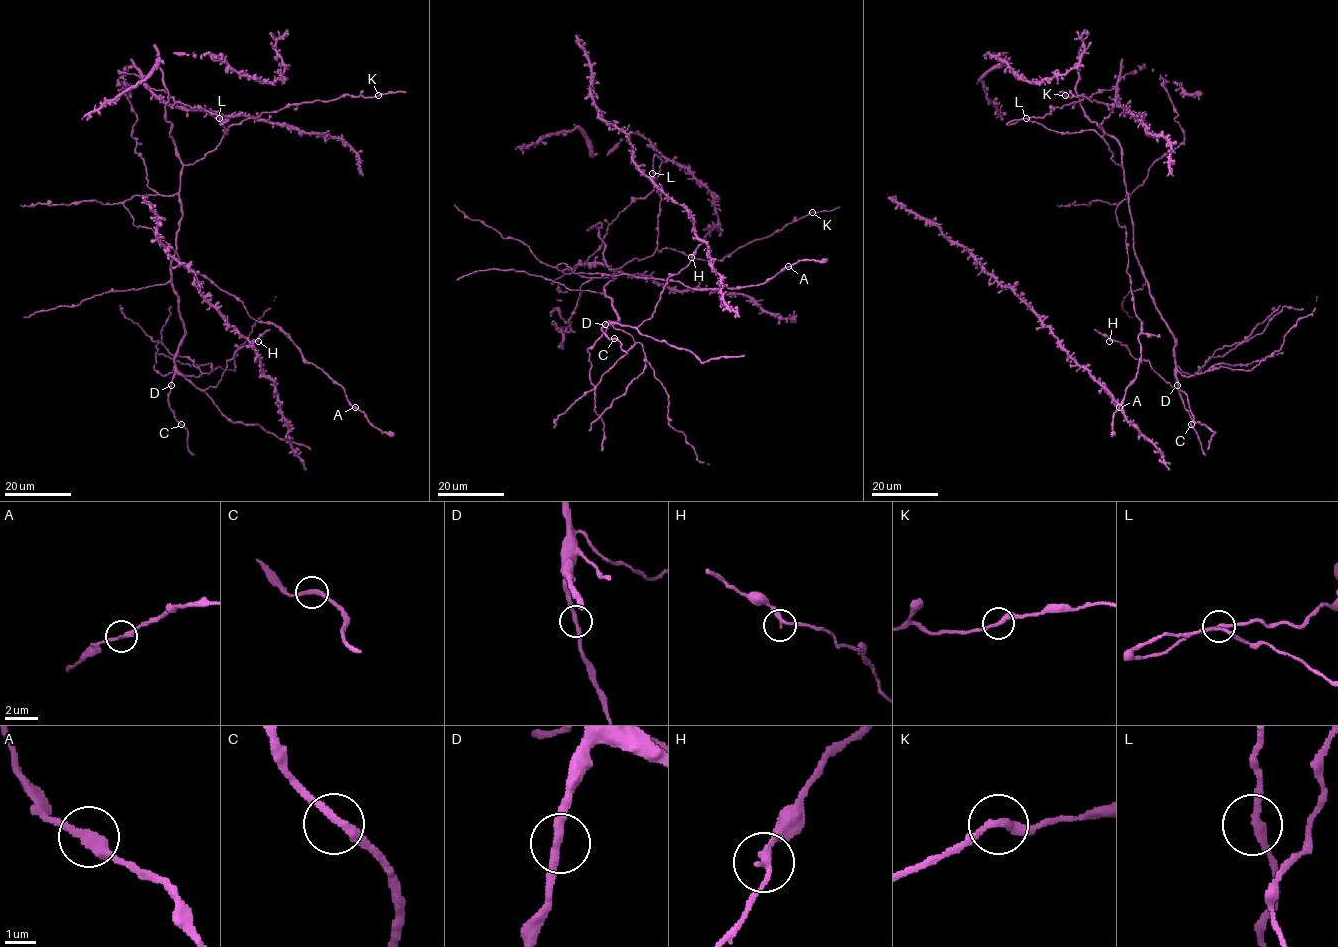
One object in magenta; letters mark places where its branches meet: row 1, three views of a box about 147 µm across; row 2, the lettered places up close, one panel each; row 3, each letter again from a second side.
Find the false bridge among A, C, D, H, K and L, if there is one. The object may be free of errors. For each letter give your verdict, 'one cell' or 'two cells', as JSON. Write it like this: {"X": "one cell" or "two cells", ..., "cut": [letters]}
{"A": "one cell", "C": "one cell", "D": "one cell", "H": "one cell", "K": "one cell", "L": "one cell", "cut": []}

